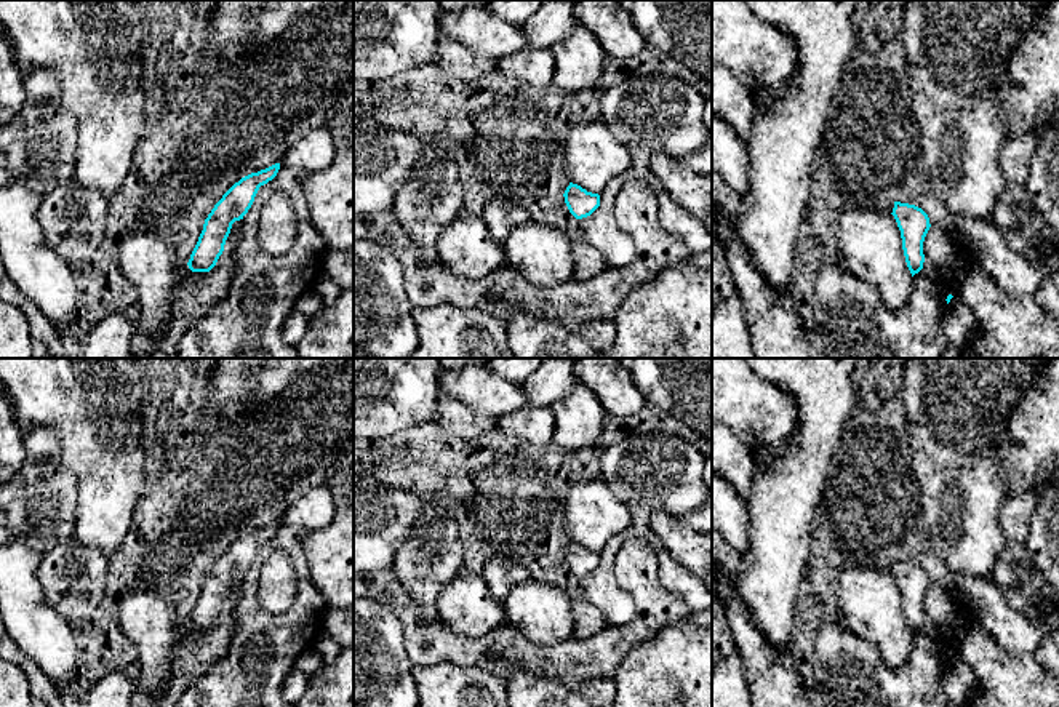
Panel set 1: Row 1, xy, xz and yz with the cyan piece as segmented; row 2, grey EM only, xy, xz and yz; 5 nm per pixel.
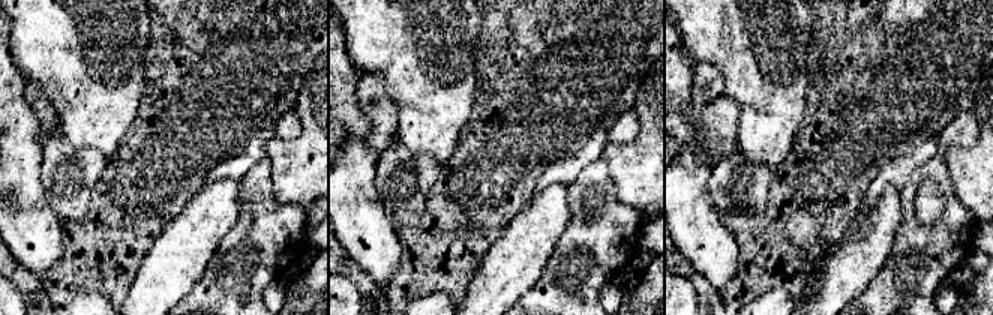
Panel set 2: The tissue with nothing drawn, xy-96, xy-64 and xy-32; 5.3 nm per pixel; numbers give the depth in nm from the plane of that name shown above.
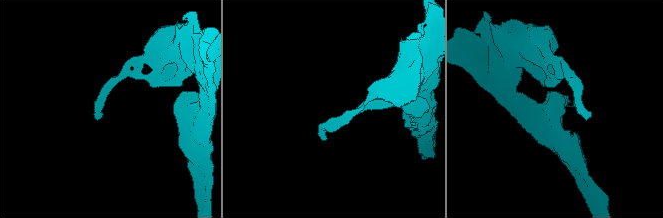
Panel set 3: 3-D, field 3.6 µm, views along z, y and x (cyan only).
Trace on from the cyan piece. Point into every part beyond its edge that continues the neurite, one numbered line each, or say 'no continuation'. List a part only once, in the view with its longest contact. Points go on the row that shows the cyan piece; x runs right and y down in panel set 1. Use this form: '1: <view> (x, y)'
no continuation

